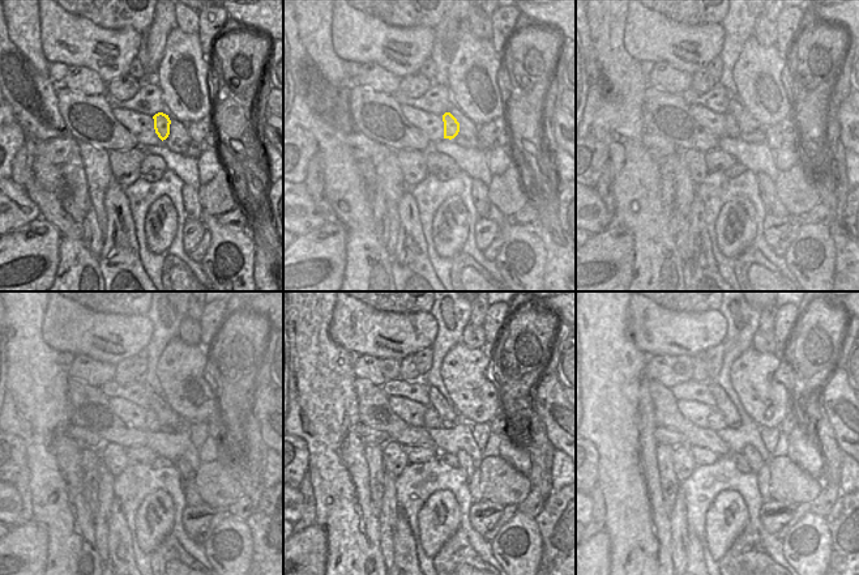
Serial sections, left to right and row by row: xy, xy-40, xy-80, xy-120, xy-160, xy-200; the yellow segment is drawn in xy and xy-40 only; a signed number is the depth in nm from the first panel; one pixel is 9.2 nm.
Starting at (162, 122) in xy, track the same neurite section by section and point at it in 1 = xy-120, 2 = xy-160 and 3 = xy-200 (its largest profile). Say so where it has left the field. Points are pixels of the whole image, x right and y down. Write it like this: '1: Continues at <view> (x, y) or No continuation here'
1: Continues at xy-120 (150, 416)
2: Continues at xy-160 (431, 420)
3: Continues at xy-200 (718, 421).

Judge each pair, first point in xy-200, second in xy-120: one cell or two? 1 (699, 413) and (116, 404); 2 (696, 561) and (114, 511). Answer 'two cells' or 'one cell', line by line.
1: one cell
2: one cell

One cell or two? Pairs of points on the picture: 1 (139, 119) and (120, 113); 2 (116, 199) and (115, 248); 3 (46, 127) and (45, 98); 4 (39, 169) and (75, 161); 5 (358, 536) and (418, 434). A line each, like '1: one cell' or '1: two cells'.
1: one cell
2: one cell
3: one cell
4: two cells
5: two cells

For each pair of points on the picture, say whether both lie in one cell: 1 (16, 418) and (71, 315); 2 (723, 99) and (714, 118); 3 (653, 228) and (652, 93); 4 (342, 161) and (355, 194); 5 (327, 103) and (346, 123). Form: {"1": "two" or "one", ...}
{"1": "two", "2": "two", "3": "two", "4": "one", "5": "one"}

